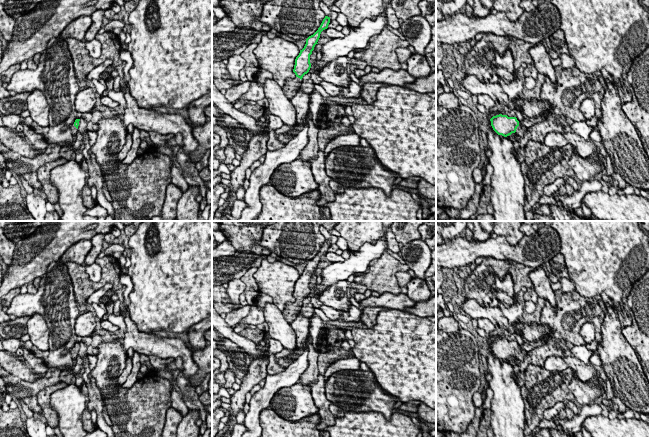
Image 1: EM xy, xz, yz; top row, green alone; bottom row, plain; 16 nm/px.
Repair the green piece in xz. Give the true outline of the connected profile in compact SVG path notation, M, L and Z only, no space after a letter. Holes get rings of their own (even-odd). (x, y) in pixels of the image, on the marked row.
M325 16L318 30L306 39L304 48L300 50L299 55L296 57L293 69L296 77L294 79L287 79L285 85L282 87L284 94L289 100L297 94L298 88L303 82L303 76L309 72L311 68L310 55L315 45L318 44L321 32L328 28L329 23L330 17Z

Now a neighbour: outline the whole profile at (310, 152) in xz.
M308 117L307 119L308 123L308 144L301 150L299 158L302 159L304 162L310 162L311 160L314 160L318 156L319 152L319 146L318 146L318 132L319 127L317 127L312 119Z

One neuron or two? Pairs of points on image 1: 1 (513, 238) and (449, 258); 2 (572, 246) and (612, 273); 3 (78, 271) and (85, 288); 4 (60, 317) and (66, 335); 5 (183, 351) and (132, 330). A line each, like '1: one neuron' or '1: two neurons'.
1: two neurons
2: one neuron
3: one neuron
4: one neuron
5: one neuron

